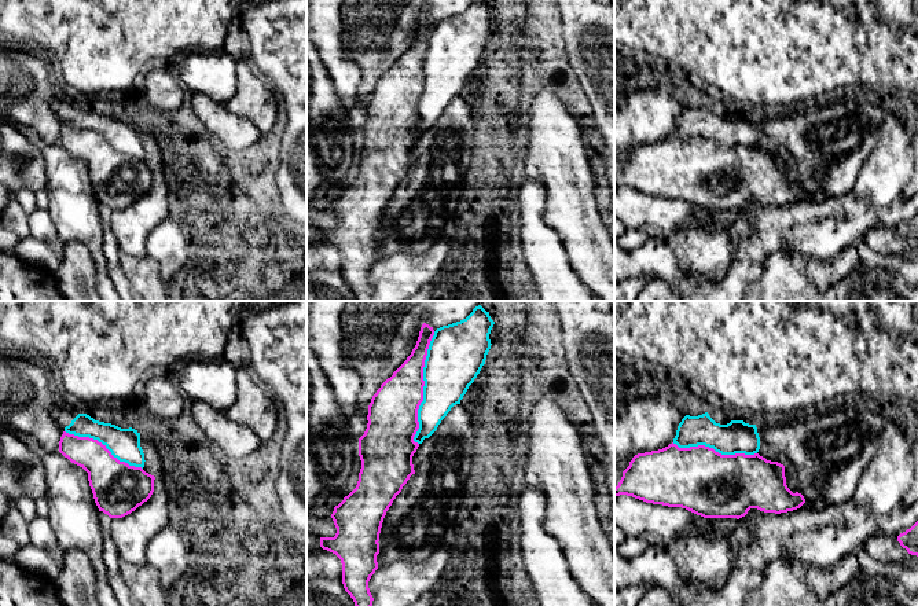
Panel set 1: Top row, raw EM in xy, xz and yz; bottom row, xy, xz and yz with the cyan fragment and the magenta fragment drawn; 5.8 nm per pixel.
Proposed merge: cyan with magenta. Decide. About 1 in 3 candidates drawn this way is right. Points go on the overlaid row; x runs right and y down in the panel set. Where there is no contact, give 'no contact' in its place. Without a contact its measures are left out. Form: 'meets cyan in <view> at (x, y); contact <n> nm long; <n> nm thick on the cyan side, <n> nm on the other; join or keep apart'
meets cyan in xz at (423, 388); contact 650 nm long; 320 nm thick on the cyan side, 280 nm on the other; keep apart

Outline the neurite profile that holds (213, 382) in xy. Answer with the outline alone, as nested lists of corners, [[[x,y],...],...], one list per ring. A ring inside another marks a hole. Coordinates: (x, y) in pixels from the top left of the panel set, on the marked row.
[[[187,361],[175,372],[175,379],[187,399],[203,401],[225,412],[236,397],[236,367],[224,361]]]

